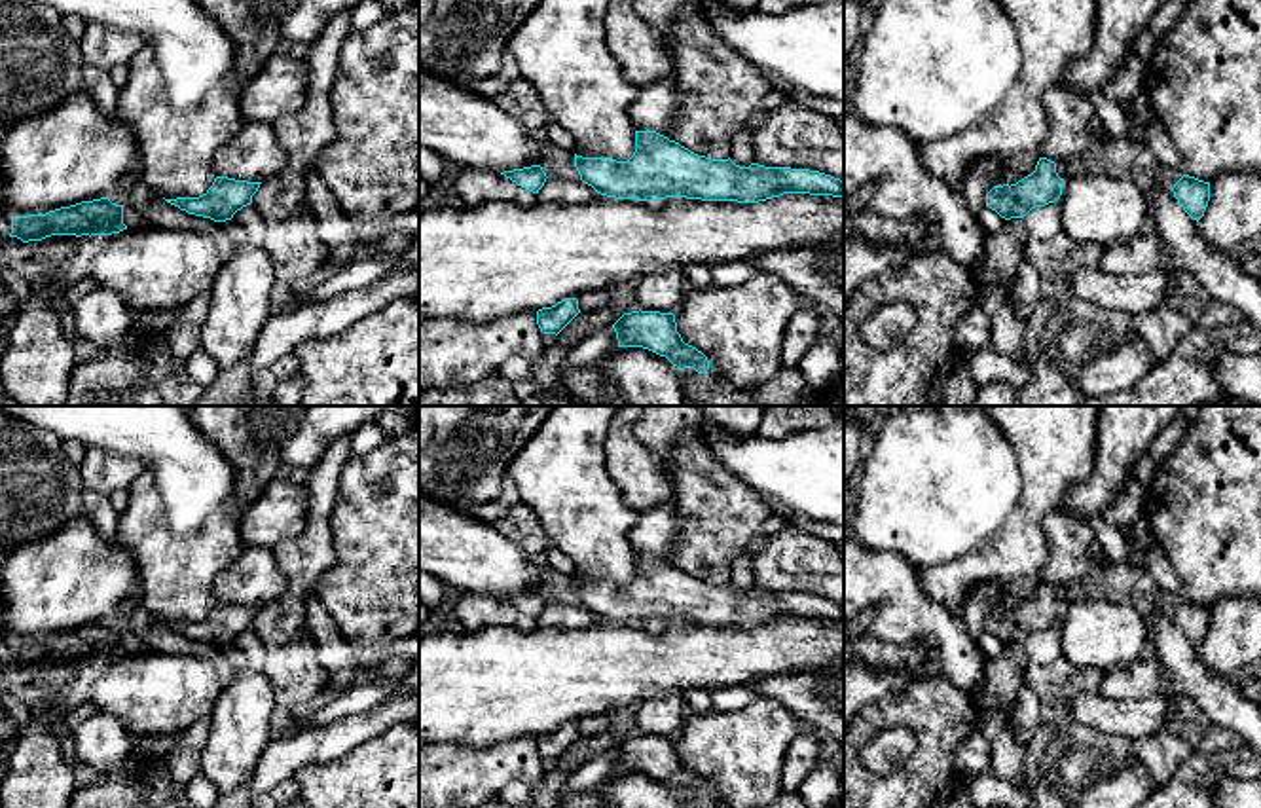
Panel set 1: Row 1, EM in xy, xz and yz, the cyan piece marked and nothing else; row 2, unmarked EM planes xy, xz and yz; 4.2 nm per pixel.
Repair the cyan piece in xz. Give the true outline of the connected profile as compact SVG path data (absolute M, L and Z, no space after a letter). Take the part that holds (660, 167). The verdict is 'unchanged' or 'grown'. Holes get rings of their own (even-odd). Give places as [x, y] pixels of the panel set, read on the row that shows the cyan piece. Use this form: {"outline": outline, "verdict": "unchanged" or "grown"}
{"outline": "M635 131L635 152L628 161L575 154L575 167L584 184L614 199L758 203L783 193L844 197L844 182L831 174L758 163L740 167L730 157L698 156L656 131Z", "verdict": "unchanged"}

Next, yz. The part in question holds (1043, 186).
{"outline": "M1039 157L1035 171L1016 184L994 186L986 193L986 207L1001 218L1024 218L1032 209L1054 203L1062 195L1064 178L1056 173L1056 163Z", "verdict": "unchanged"}

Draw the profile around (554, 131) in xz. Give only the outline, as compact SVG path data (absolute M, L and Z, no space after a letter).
M554 121L554 123L546 125L544 135L557 148L563 148L563 150L569 150L569 152L575 150L575 137L565 127L561 127L559 123Z

